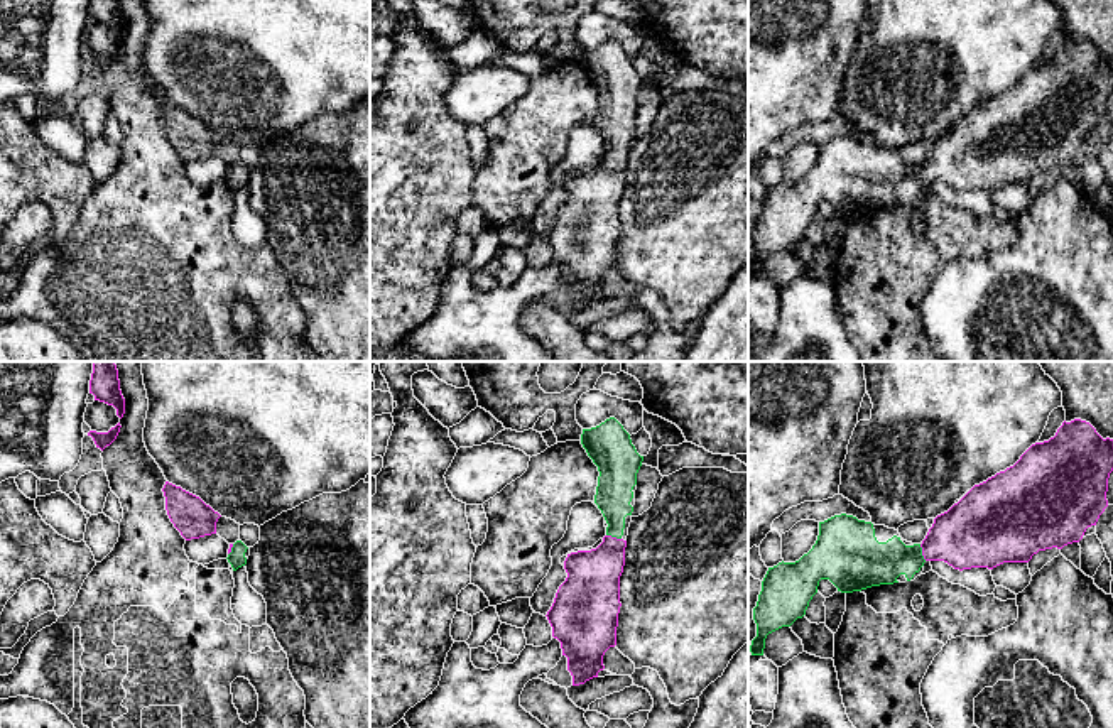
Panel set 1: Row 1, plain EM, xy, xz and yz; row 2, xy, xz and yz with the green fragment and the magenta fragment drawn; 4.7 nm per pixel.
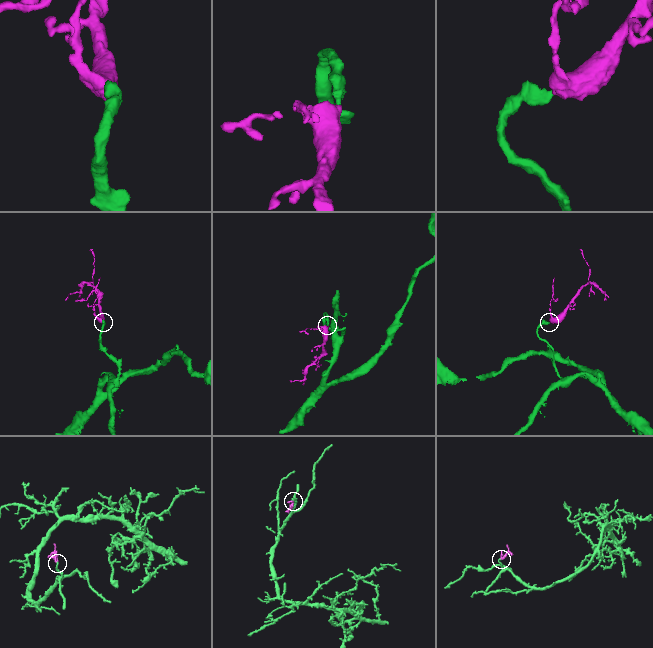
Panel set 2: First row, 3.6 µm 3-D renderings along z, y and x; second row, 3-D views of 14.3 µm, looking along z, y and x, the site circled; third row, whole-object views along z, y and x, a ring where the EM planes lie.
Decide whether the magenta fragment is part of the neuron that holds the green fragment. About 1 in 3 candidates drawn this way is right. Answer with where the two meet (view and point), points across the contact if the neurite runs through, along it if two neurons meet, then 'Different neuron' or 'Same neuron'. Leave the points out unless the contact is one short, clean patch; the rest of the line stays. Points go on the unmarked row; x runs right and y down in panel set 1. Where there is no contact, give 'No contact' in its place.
Touches green at yz (921, 174). Path across: yz (870, 184), (909, 181), (921, 174), (948, 161), (970, 156). Same neuron

